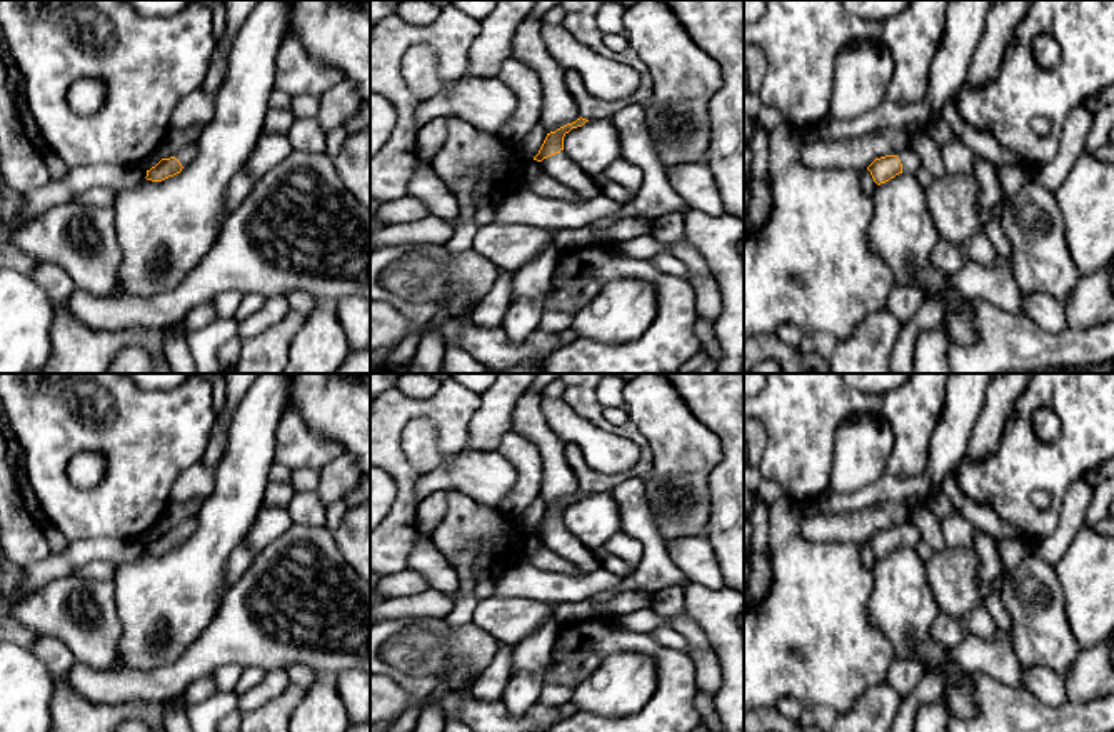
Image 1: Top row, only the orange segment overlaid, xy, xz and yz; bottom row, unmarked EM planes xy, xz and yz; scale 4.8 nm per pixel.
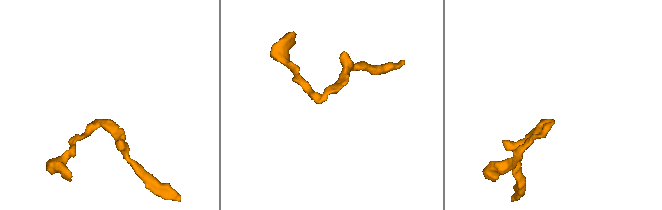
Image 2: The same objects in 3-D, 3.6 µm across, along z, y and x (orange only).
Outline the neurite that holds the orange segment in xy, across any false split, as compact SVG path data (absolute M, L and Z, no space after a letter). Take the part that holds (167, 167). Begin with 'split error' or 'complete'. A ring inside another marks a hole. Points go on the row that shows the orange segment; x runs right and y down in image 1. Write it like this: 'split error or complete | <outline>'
split error | M193 142L178 150L173 157L162 158L155 167L147 170L145 178L152 182L162 182L168 177L173 177L180 173L187 165L190 165L195 155L197 155L197 145Z

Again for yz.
split error | M904 148L897 155L876 158L867 170L877 185L889 182L899 173L914 175L921 168L919 155L911 148Z

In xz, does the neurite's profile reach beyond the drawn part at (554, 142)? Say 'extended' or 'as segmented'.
extended

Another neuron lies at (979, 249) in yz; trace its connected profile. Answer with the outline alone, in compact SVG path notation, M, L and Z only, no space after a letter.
M984 232L974 233L964 243L967 260L977 262L984 267L994 267L997 252Z

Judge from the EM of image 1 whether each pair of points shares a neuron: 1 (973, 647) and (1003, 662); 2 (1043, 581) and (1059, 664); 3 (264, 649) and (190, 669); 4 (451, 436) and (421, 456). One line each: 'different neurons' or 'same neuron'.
1: same neuron
2: same neuron
3: same neuron
4: different neurons

